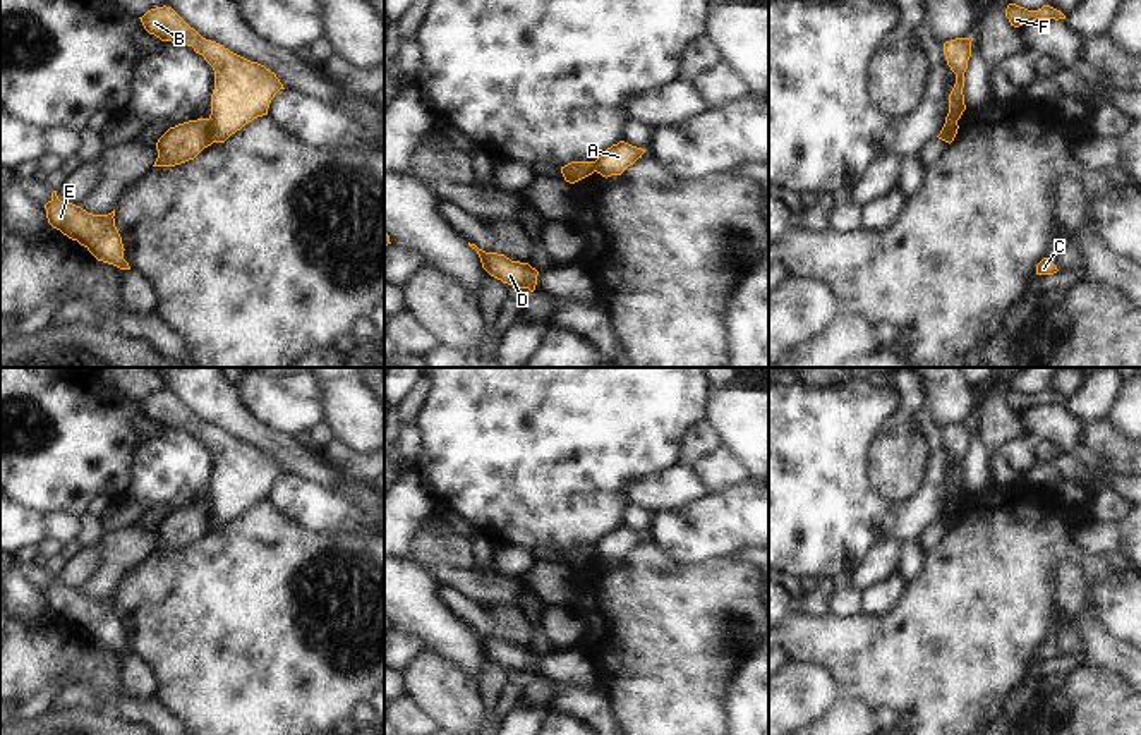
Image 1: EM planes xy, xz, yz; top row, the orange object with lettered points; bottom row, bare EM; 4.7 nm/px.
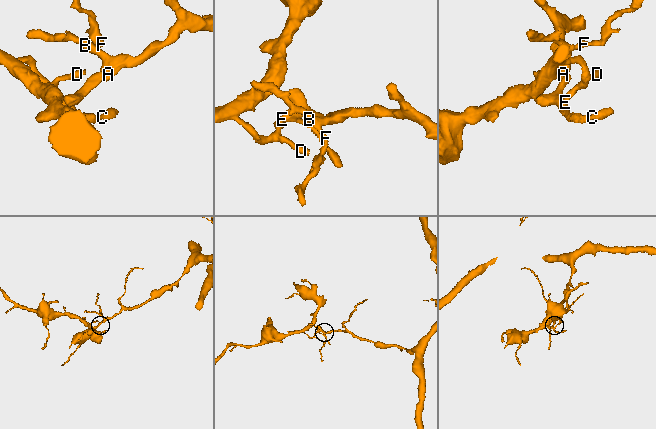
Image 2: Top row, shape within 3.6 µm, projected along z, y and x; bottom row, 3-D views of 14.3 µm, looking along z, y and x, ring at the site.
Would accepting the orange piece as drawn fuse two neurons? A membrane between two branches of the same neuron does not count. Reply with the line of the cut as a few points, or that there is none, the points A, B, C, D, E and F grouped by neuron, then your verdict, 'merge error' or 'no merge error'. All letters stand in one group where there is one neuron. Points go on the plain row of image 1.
cut in xy along (208, 504), (213, 526); A B F / C D E; merge error

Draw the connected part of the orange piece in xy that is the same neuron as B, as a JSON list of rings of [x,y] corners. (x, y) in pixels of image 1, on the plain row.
[[[172,392],[151,393],[139,404],[149,419],[192,431],[213,452],[209,500],[213,527],[225,527],[245,508],[268,500],[271,484],[285,474],[275,457],[202,422]]]

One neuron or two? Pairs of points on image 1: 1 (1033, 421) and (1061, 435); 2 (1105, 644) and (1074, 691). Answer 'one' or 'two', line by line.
1: one
2: two

